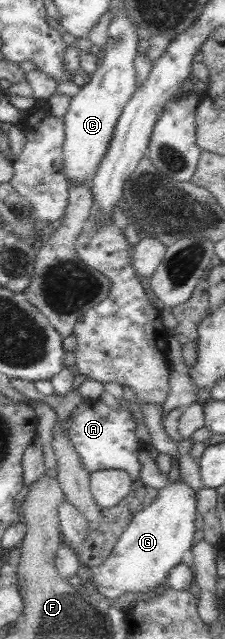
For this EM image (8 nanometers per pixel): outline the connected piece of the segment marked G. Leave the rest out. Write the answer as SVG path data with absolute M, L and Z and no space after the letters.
M182 478L175 482L168 481L168 485L158 489L156 499L132 517L104 564L89 568L93 582L97 586L96 592L110 599L122 597L125 592L132 592L139 597L150 596L156 588L166 583L170 570L187 559L195 542L198 513L197 492L192 487L188 487L188 483Z

